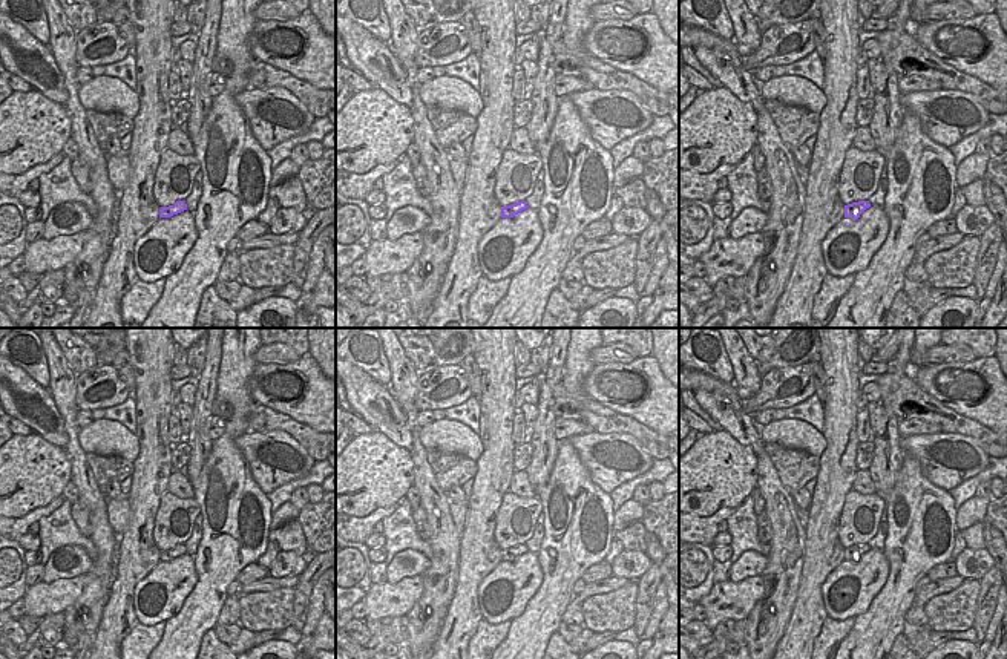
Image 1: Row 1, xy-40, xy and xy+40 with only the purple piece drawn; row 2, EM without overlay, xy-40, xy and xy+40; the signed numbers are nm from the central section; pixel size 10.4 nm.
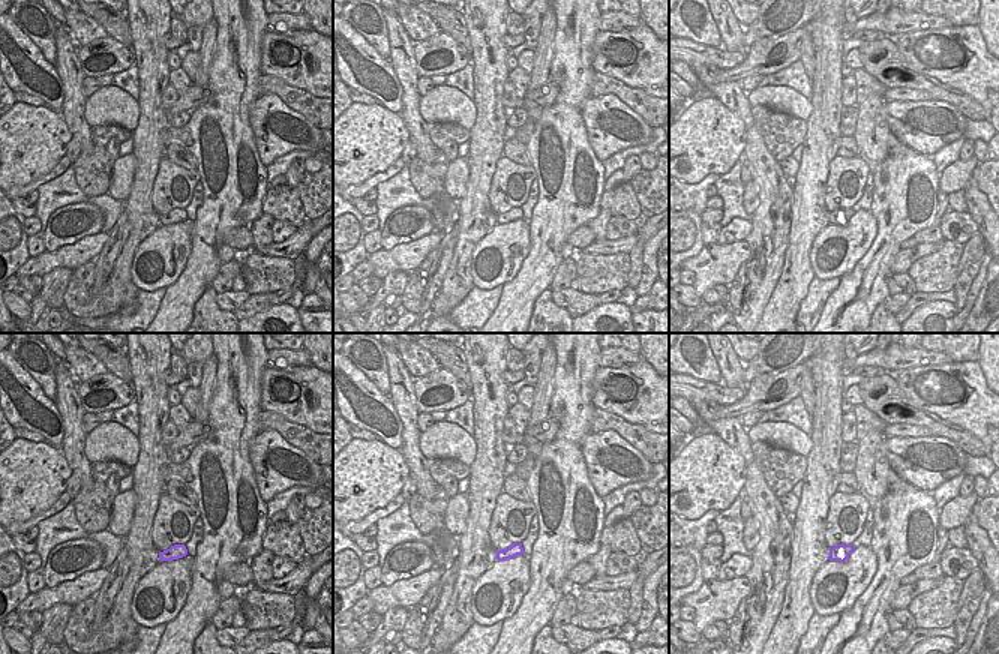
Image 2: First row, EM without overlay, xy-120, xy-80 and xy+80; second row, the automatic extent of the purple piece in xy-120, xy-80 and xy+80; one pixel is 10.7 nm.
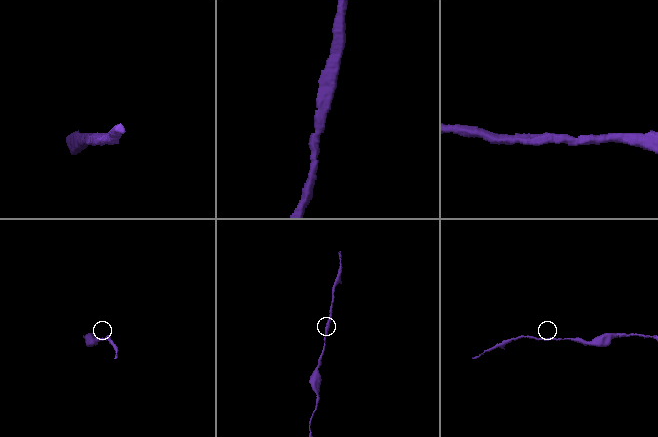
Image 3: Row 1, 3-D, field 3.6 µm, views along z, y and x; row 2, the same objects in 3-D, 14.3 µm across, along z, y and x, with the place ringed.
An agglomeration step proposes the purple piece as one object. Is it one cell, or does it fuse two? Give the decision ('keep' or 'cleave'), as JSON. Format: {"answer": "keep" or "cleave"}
{"answer": "keep"}

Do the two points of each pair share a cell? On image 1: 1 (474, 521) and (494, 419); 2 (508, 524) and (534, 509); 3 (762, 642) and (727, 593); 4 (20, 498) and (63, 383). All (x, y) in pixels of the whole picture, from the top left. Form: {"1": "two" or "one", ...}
{"1": "one", "2": "one", "3": "two", "4": "two"}

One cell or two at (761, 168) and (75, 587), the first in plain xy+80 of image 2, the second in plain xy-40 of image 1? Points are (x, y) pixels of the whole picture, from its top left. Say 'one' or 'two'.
two

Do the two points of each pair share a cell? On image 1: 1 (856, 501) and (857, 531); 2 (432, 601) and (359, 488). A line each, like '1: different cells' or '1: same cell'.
1: same cell
2: different cells

